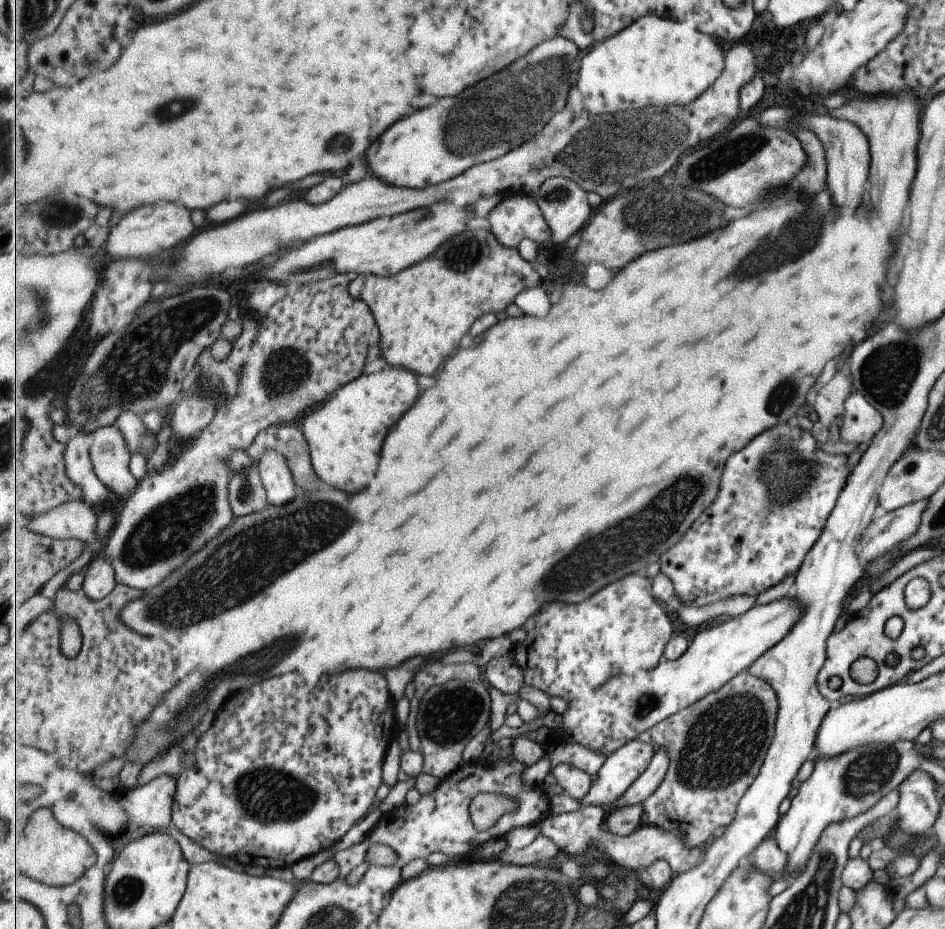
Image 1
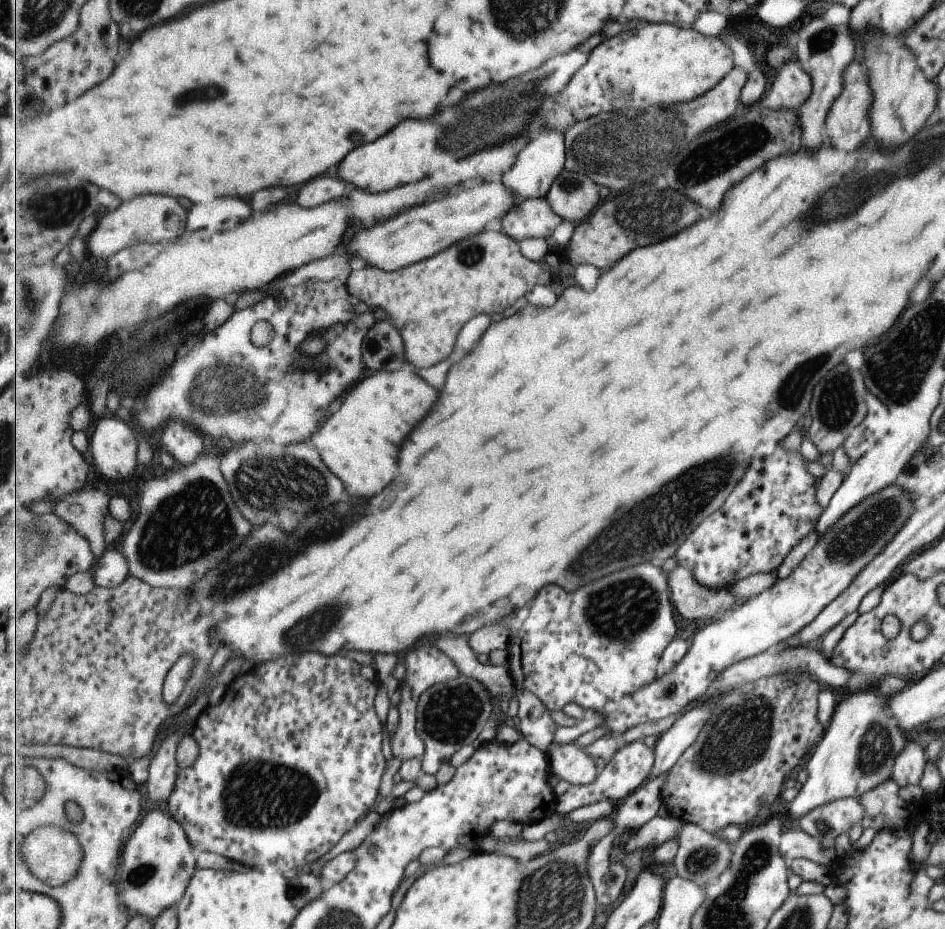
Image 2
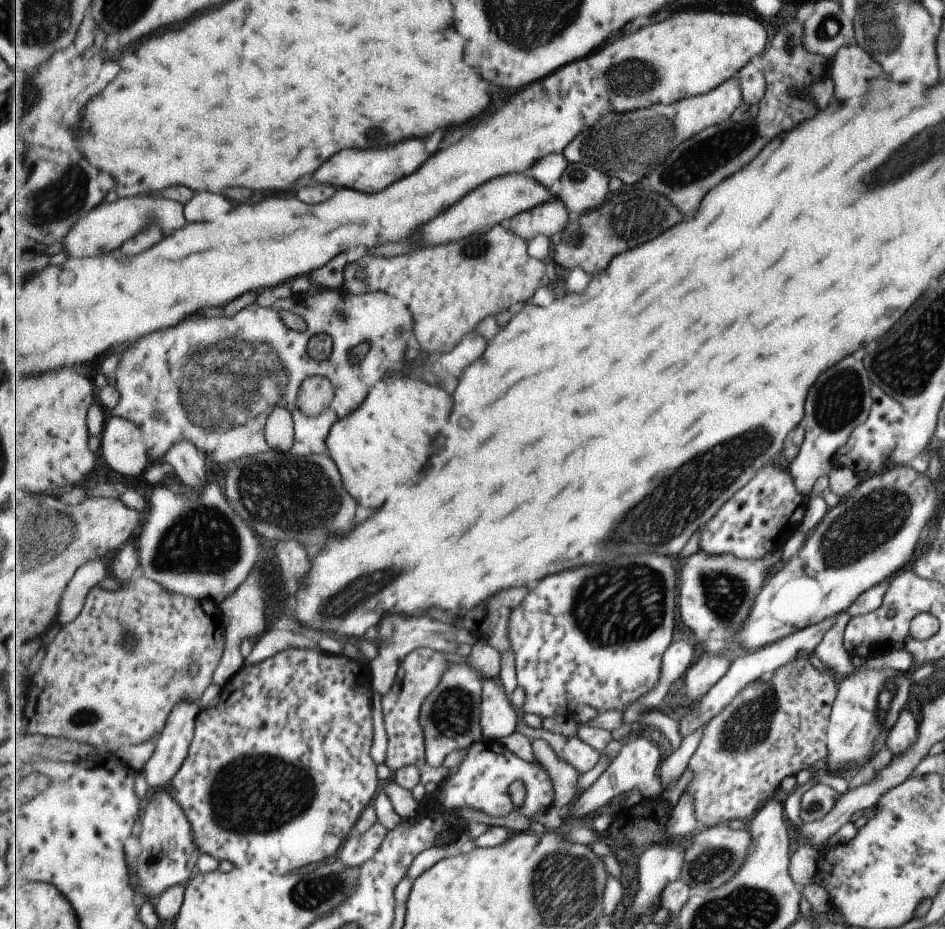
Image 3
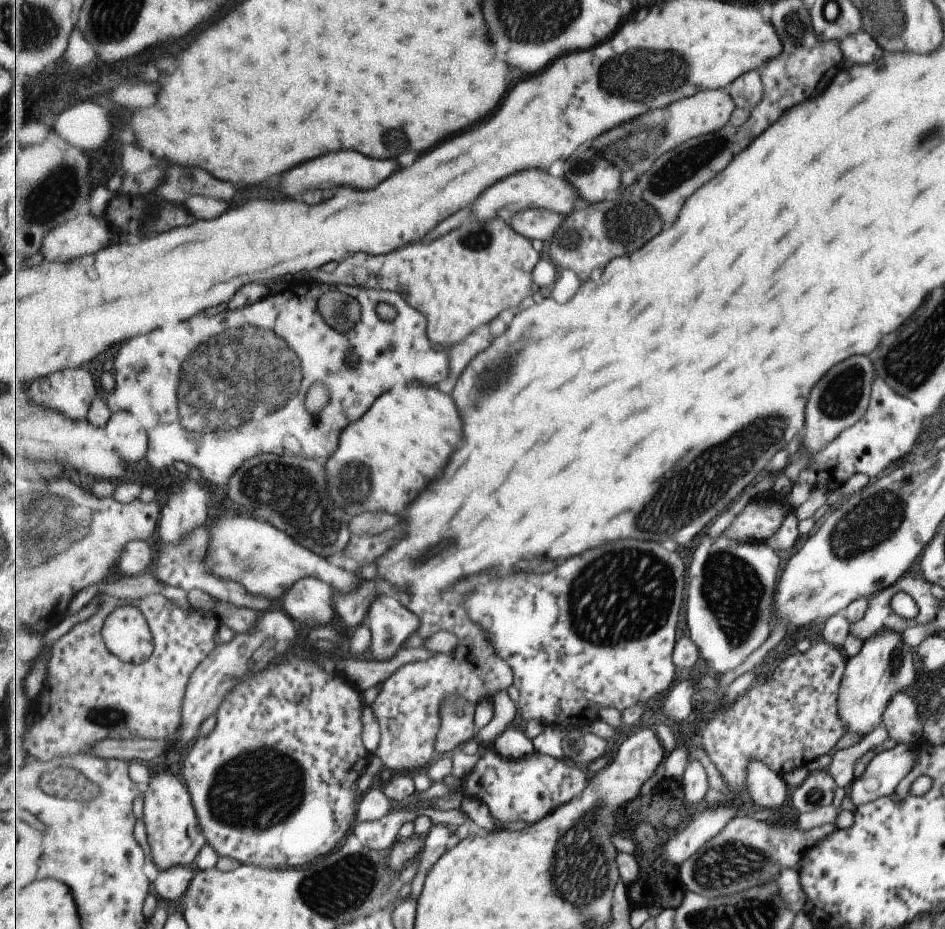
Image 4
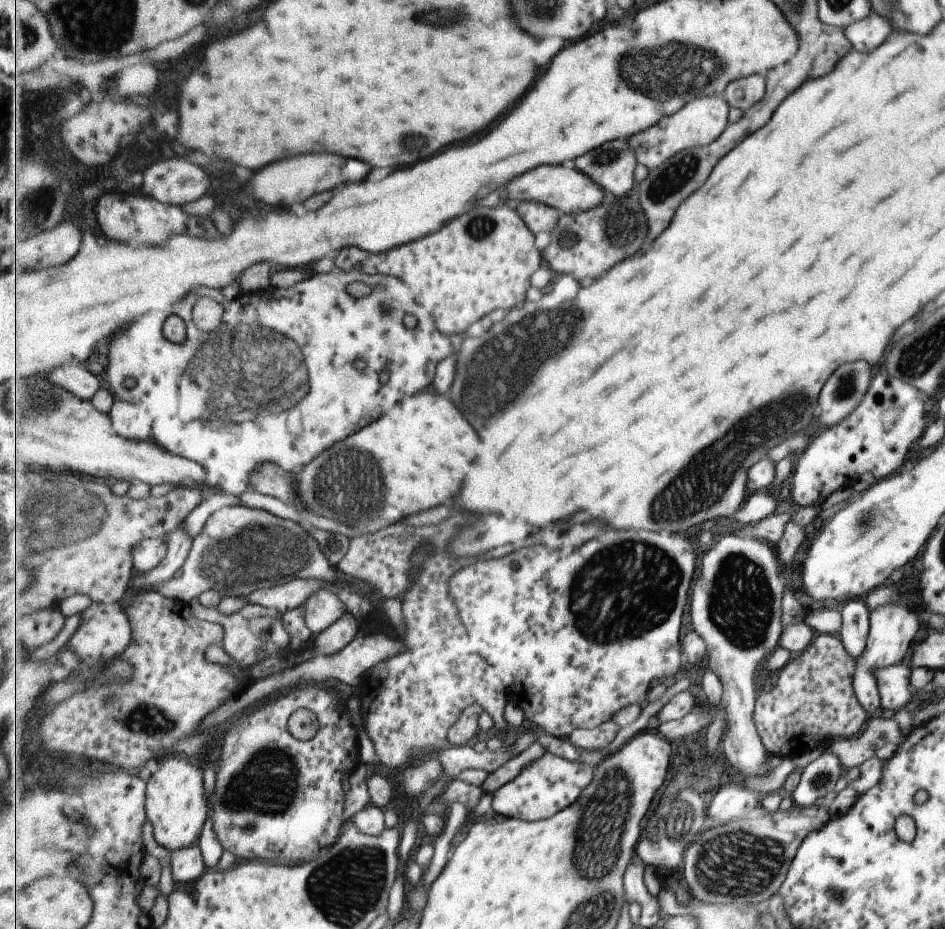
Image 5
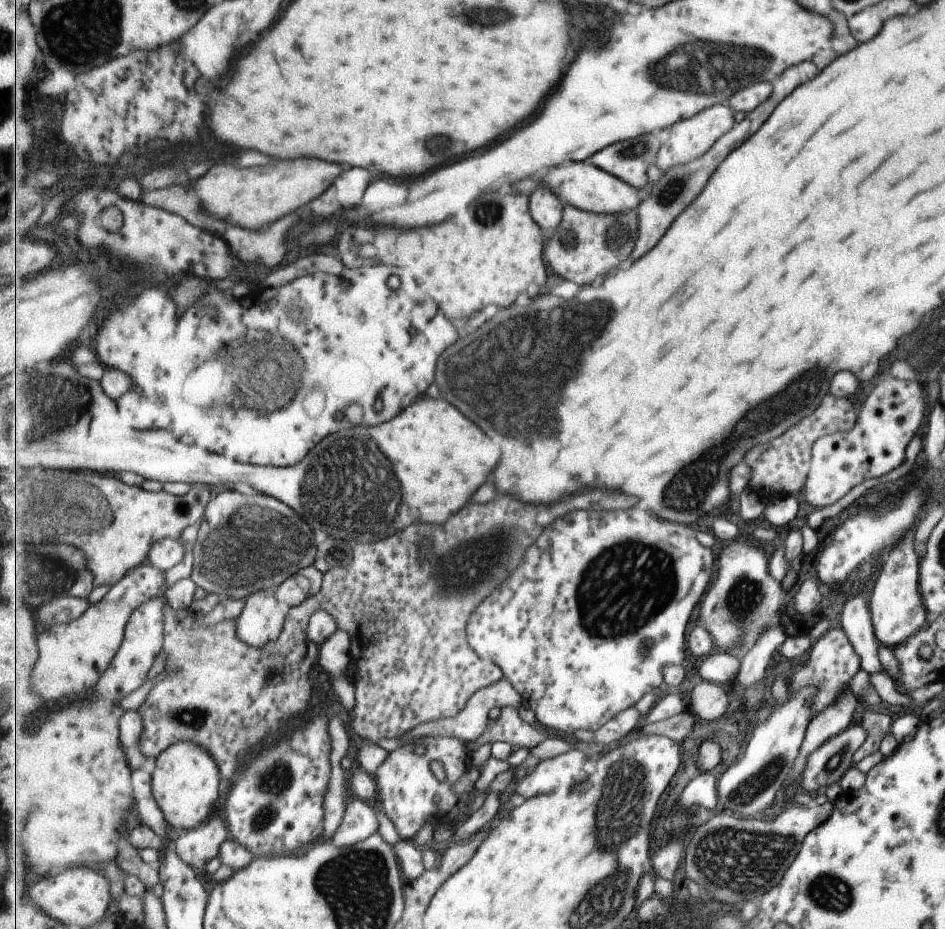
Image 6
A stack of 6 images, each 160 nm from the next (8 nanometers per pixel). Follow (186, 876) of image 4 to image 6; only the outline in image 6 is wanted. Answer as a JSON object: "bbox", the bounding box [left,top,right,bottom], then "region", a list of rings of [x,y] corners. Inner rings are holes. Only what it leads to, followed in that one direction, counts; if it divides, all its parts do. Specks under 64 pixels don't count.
{"bbox":[174,816,229,868],"region":[[[212,816],[203,825],[180,837],[174,837],[177,854],[193,868],[204,868],[213,858],[218,858],[220,848],[229,836],[227,822]]]}

